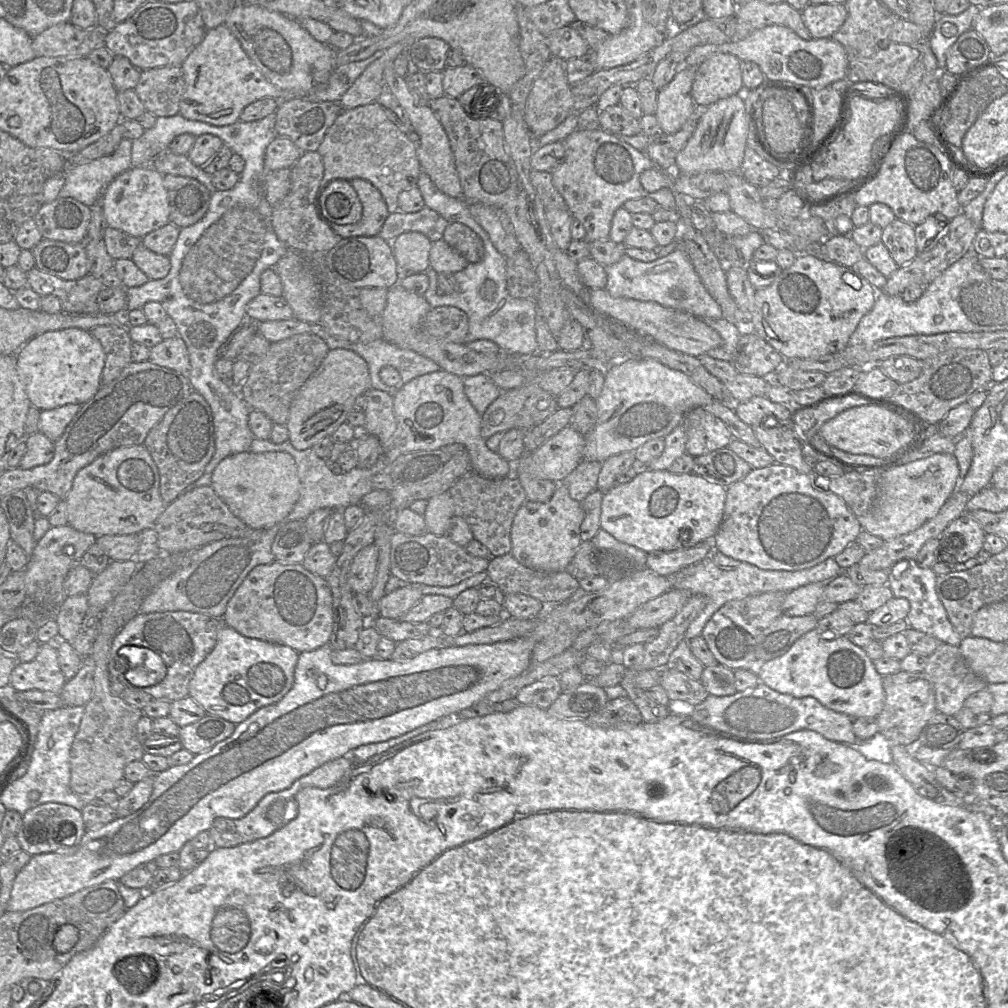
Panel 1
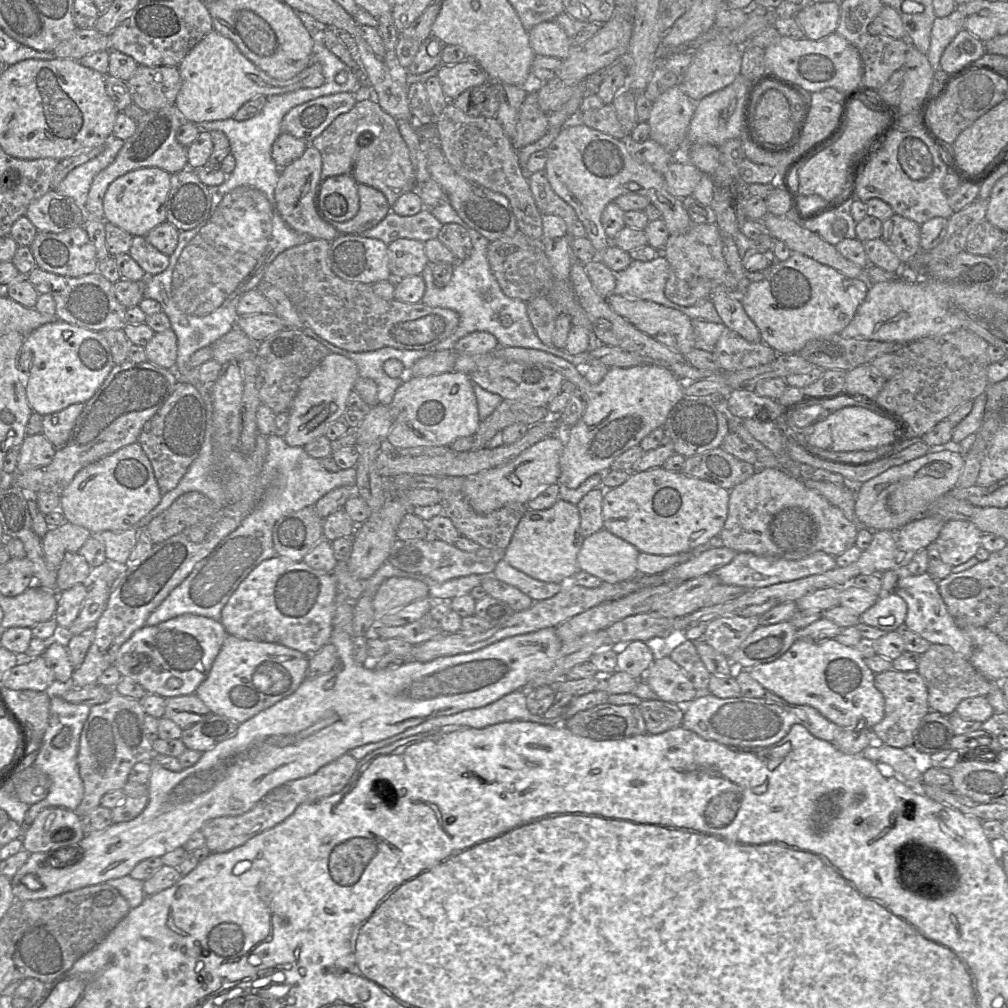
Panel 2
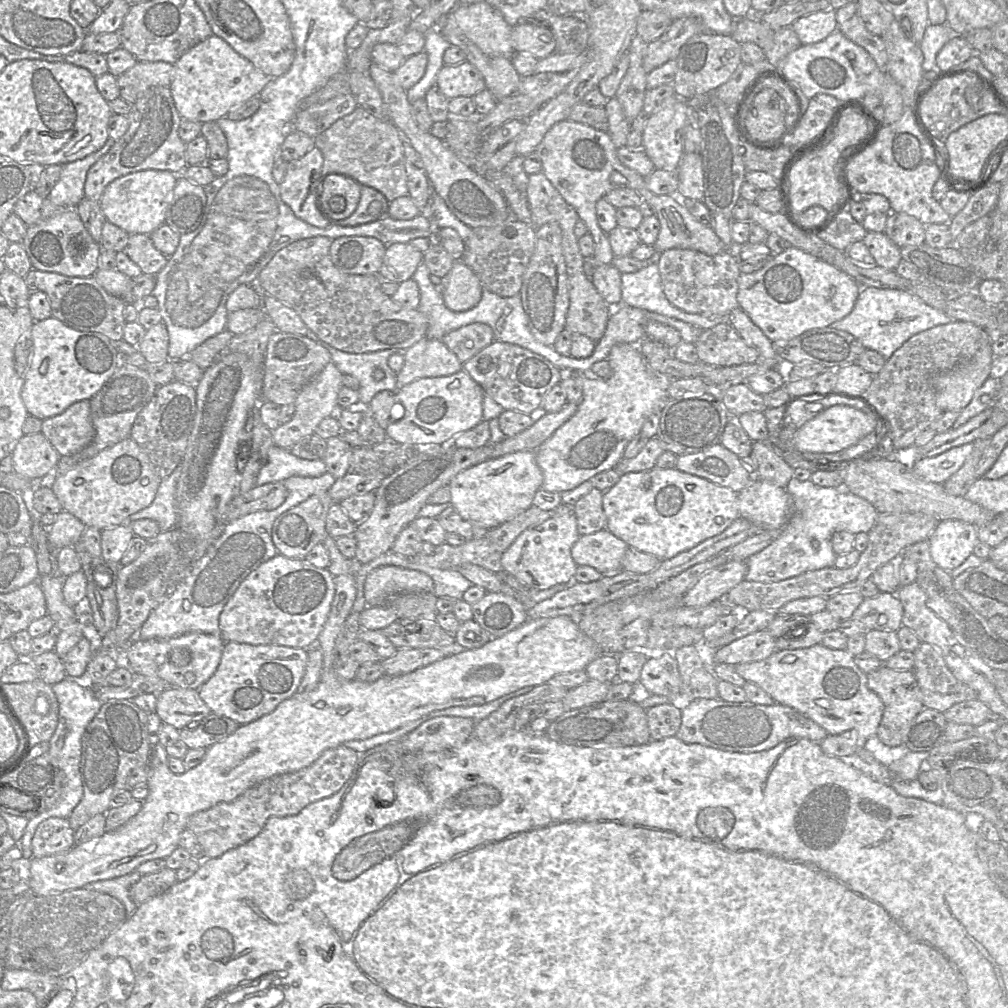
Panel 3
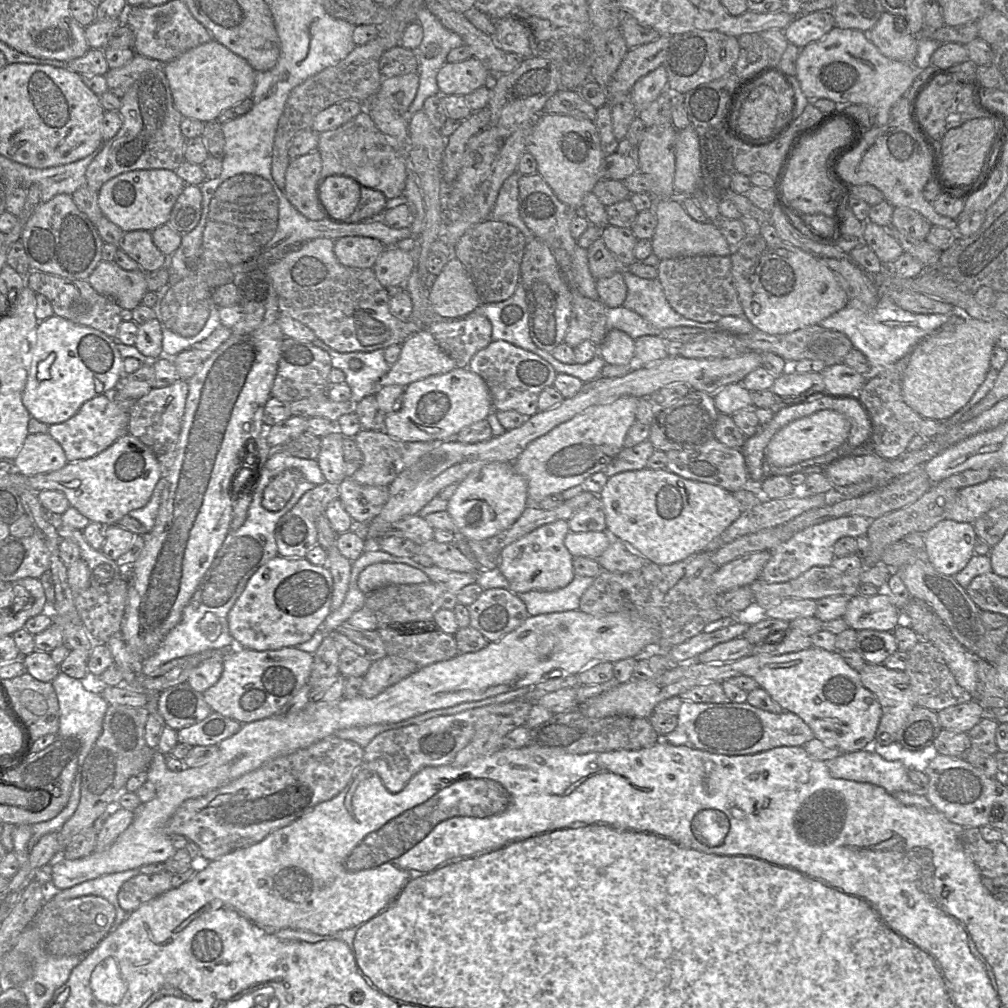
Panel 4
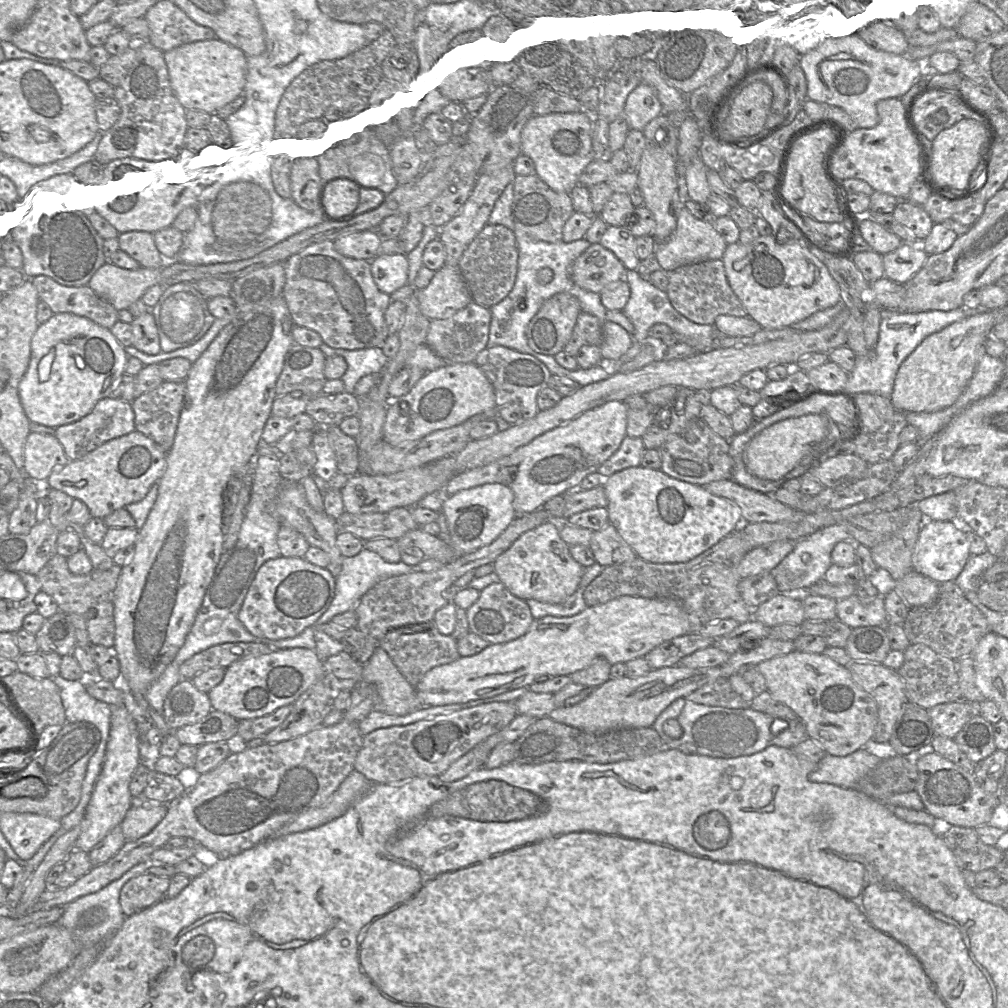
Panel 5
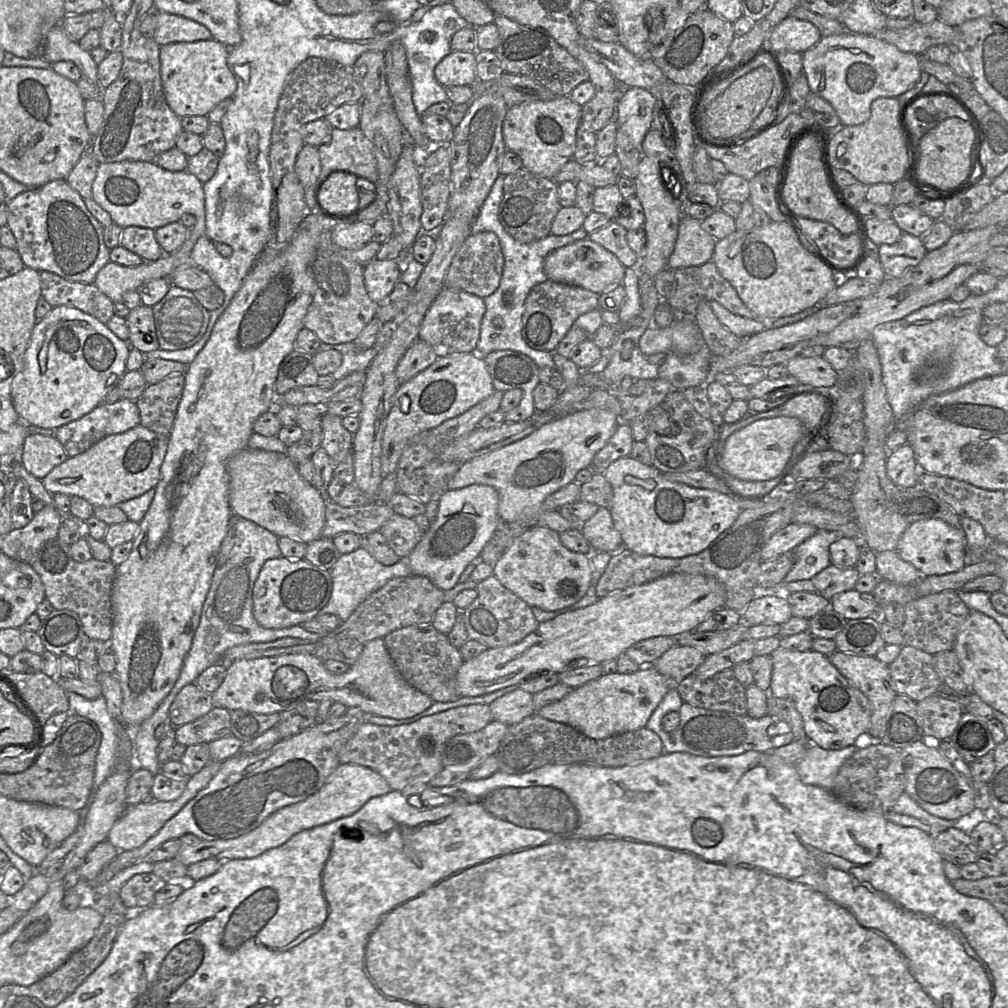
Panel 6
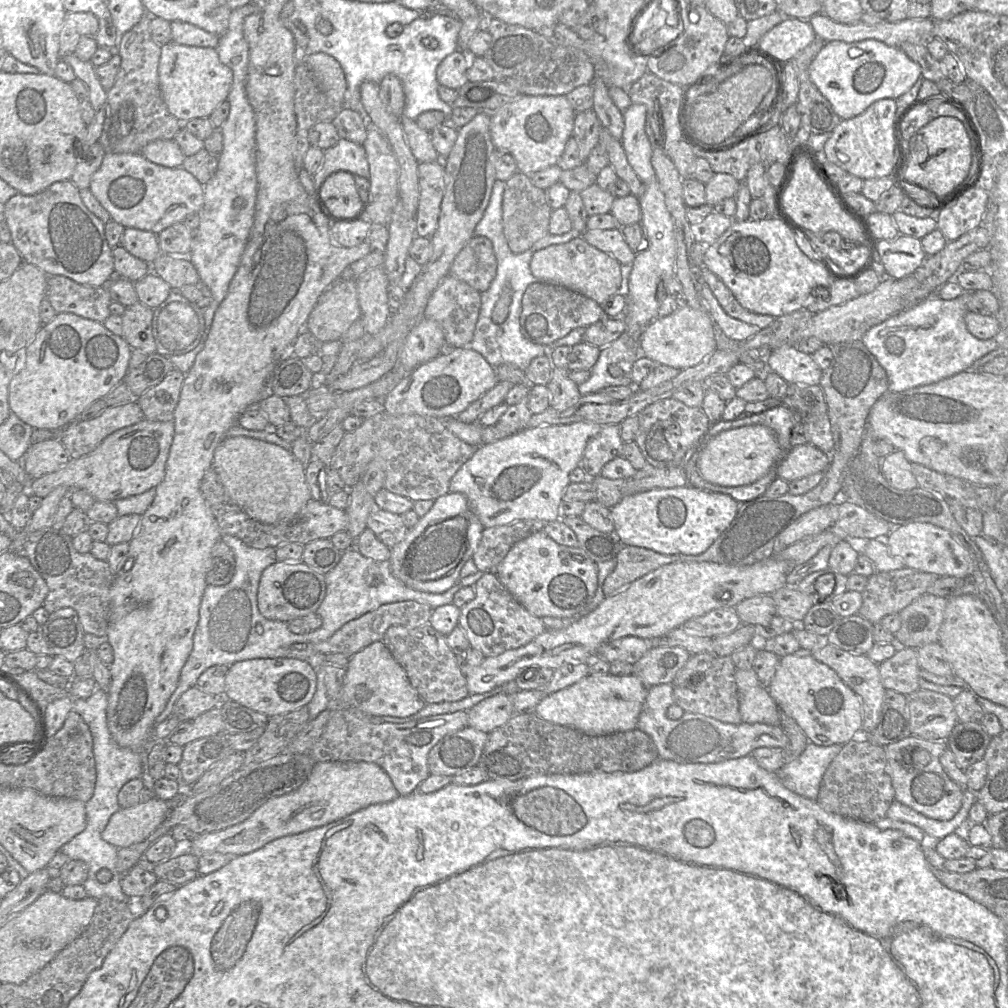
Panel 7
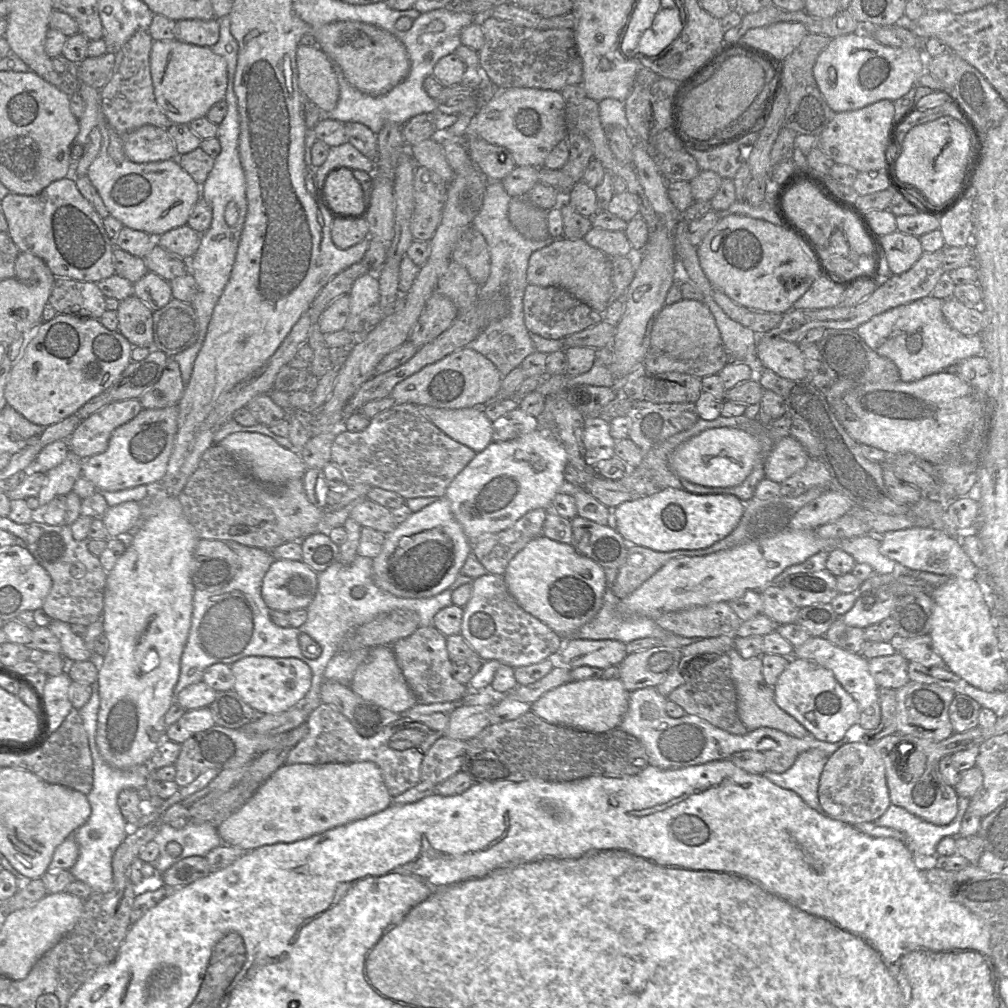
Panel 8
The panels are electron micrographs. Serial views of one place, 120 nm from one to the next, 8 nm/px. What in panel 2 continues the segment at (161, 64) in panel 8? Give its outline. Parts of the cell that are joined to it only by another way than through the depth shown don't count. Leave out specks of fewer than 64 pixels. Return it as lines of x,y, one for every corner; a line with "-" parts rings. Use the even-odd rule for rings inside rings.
214,29
184,57
177,68
181,87
175,106
184,122
194,124
233,118
246,102
258,96
268,97
304,88
316,88
324,83
319,63
311,63
289,80
274,79
249,61
232,40

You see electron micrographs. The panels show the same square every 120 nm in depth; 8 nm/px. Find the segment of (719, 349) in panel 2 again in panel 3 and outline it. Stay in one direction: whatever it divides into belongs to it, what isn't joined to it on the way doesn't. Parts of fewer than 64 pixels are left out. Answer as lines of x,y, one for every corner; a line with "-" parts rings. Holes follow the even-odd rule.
728,321
704,329
694,343
699,361
712,366
738,366
761,360

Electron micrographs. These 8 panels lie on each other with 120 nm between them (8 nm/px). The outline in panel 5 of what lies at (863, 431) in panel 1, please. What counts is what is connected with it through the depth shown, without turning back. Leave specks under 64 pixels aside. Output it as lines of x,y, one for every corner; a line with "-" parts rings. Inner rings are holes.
808,414
777,422
756,435
743,453
747,470
760,478
778,480
790,472
806,455
816,450
828,433
825,415

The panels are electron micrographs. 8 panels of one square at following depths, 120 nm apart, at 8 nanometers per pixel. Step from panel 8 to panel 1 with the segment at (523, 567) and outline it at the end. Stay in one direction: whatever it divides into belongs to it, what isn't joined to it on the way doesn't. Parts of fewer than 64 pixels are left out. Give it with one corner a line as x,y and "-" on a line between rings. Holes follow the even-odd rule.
556,484
556,490
548,502
527,500
518,509
512,522
510,553
519,563
537,571
566,570
582,542
579,537
584,518
582,504
570,497
563,484

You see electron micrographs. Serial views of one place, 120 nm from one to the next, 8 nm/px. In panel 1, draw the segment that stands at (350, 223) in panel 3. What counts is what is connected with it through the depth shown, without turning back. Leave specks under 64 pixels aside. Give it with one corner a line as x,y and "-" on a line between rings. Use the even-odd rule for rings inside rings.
360,178
350,182
362,203
363,213
360,221
347,225
327,223
341,238
376,237
389,215
385,200
370,182

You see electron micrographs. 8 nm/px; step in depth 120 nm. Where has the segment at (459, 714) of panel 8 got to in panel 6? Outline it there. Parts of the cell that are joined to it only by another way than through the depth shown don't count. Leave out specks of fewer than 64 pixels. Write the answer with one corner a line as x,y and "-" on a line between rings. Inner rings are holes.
517,689
507,693
489,704
494,720
507,726
519,723
524,718
536,713
533,695

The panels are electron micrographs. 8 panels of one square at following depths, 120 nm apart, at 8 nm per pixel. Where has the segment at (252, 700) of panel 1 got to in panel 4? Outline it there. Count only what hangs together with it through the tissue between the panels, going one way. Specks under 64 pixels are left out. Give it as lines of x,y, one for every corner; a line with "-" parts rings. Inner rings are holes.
244,647
230,650
223,660
219,680
203,697
212,712
248,724
276,715
308,683
314,655
296,647
256,651

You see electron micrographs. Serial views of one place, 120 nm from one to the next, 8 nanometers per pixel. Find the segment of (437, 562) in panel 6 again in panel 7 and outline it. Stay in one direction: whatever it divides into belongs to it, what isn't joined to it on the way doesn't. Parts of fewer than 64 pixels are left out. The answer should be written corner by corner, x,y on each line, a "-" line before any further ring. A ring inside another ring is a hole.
458,492
447,494
434,500
433,507
418,523
409,528
404,539
391,549
389,564
393,575
406,586
423,592
443,593
460,581
460,571
474,555
483,533
484,527
472,512
467,497

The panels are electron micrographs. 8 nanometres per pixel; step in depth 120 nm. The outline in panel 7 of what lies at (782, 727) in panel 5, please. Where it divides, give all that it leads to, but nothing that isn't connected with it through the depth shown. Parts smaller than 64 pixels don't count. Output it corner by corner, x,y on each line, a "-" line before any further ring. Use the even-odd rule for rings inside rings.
672,684
649,688
636,727
652,738
660,759
679,763
721,762
750,755
760,747
784,748
788,744
788,737
780,726
745,722
731,724
691,712
684,712
679,720
668,719
667,709
675,704
673,690

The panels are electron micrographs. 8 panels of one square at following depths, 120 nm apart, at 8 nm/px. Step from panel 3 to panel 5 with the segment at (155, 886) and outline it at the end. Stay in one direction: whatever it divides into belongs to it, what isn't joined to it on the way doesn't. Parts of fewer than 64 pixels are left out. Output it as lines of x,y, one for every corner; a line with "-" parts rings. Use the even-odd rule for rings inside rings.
146,872
127,881
120,892
120,905
124,915
133,915
163,899
170,879

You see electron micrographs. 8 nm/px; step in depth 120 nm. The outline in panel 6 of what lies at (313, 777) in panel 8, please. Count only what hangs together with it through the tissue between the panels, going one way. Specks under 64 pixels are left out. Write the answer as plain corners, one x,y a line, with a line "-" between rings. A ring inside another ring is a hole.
340,764
327,782
305,800
282,807
269,815
254,830
233,839
200,840
194,845
183,845
175,859
186,866
204,859
224,862
229,859
252,858
285,843
293,835
337,819
352,815
370,799
391,791
388,782
376,771
356,765

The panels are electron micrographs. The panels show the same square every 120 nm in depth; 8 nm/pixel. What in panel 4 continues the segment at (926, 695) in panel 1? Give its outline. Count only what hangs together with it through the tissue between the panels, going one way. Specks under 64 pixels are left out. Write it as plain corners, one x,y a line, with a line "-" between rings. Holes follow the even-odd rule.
866,663
859,671
859,675
863,686
875,694
882,709
875,740
881,745
897,742
899,731
916,706
916,697
909,676
905,671
889,669
884,664
871,663

